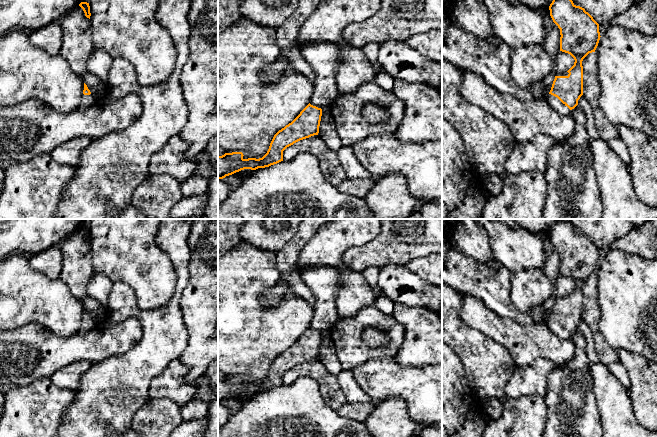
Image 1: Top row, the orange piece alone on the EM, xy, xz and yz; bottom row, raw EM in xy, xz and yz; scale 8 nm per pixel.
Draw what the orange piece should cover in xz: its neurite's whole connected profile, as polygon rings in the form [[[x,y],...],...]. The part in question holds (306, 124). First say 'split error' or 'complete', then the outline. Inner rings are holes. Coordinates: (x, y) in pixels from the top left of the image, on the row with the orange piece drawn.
complete | [[[310,103],[288,125],[273,137],[267,153],[259,159],[243,158],[242,152],[225,153],[218,156],[218,179],[244,169],[256,170],[283,161],[283,151],[294,143],[318,135],[322,109]]]

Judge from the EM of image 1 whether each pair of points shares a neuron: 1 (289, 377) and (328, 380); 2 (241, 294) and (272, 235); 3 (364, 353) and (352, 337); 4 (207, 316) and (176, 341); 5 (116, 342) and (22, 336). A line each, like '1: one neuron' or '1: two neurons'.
1: one neuron
2: two neurons
3: one neuron
4: two neurons
5: one neuron

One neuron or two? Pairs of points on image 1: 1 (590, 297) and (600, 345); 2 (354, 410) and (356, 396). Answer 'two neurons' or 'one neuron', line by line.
1: one neuron
2: two neurons

